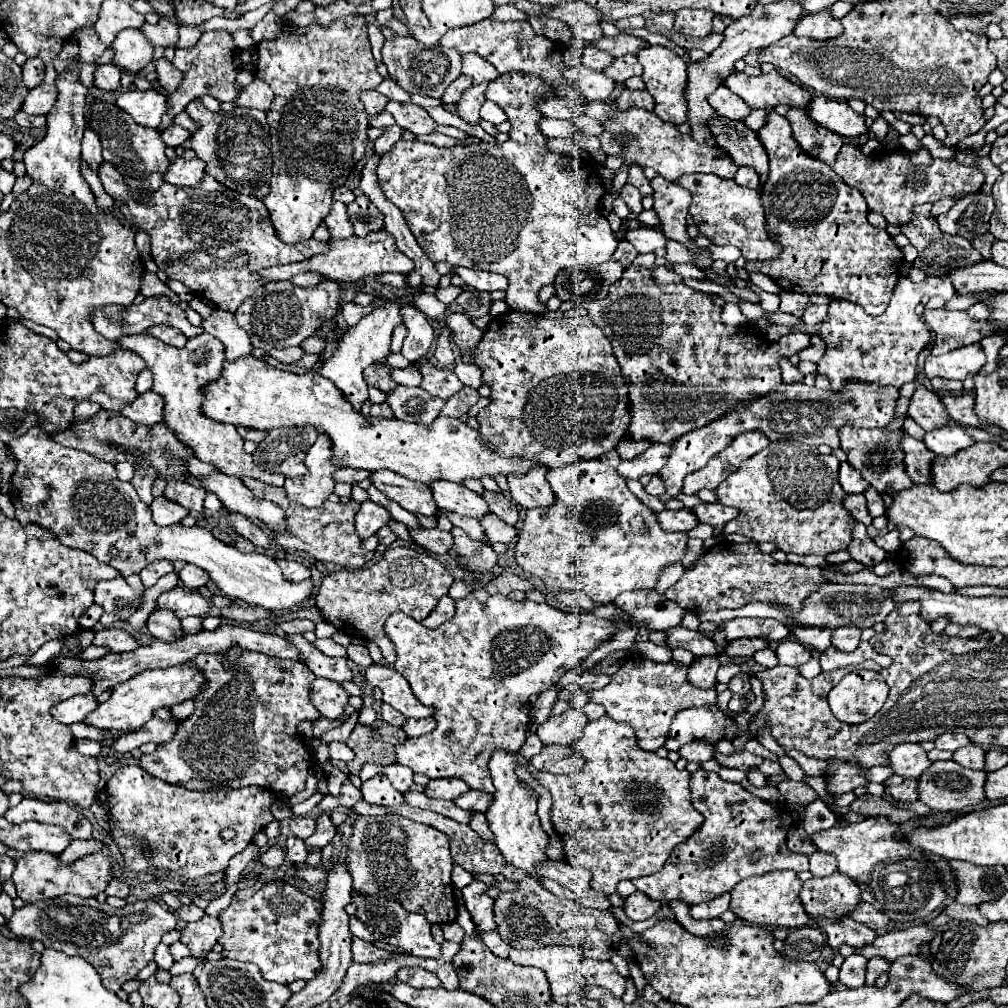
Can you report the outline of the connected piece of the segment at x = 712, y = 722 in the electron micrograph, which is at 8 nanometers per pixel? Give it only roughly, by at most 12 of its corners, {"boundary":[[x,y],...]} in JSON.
{"boundary":[[720,708],[676,714],[664,746],[734,738],[736,722]]}

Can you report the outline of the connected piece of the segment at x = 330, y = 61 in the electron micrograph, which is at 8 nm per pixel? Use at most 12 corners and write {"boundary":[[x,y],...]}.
{"boundary":[[364,14],[260,42],[276,234],[308,240],[364,156]]}

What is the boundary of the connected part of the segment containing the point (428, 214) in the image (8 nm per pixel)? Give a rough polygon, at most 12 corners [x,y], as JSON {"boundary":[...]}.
{"boundary":[[532,74],[502,144],[398,140],[378,186],[432,262],[544,314],[618,240],[588,164],[546,150]]}

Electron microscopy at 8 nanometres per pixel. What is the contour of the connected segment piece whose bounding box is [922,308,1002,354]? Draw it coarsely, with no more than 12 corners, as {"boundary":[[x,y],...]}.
{"boundary":[[924,310],[934,330],[932,354],[980,342],[996,322],[966,312]]}

